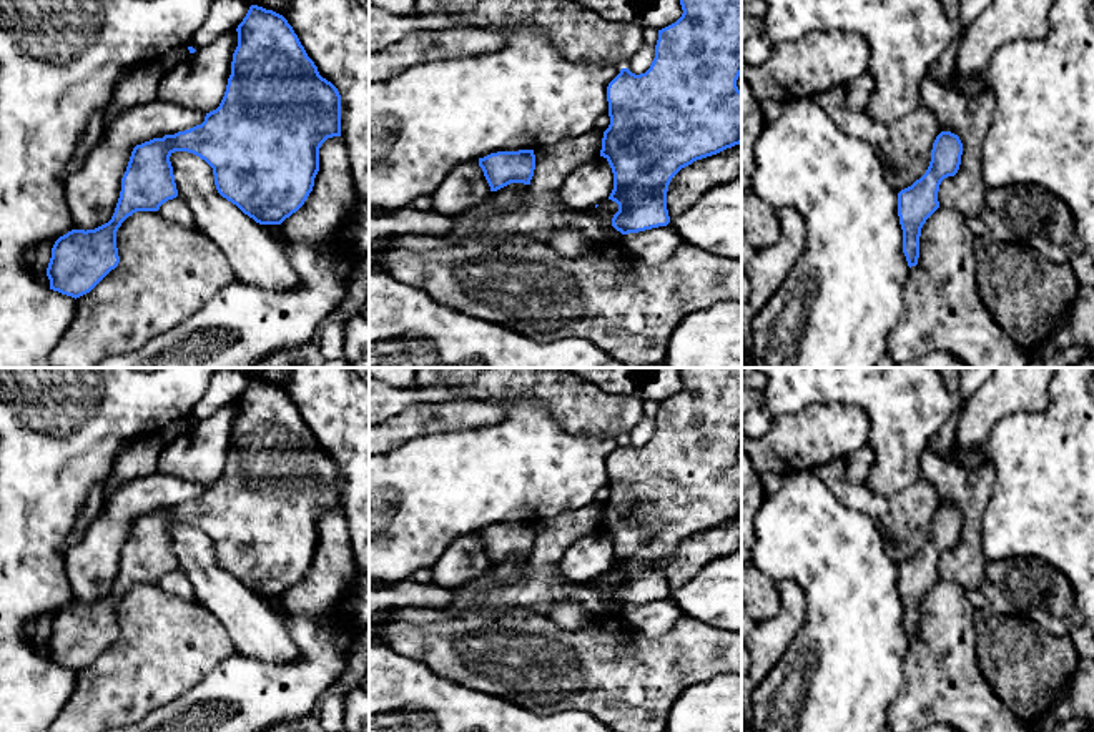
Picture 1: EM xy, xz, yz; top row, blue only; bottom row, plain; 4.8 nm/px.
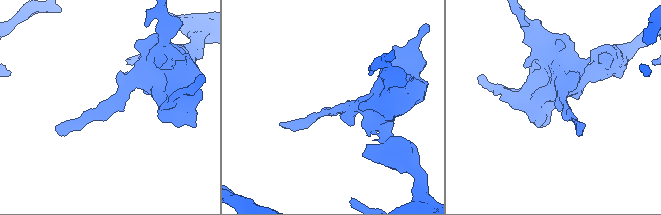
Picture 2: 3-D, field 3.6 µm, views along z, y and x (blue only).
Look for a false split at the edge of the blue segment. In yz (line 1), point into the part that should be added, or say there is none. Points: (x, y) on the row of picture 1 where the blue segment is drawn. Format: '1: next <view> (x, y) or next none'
1: next none

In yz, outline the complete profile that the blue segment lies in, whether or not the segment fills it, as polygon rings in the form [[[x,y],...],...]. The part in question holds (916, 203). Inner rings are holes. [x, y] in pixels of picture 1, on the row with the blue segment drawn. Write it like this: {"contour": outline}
{"contour": [[[941,131],[933,143],[931,161],[926,173],[898,193],[903,253],[909,268],[918,265],[921,228],[939,208],[939,185],[944,178],[958,173],[961,155],[963,143],[959,136],[951,131]]]}

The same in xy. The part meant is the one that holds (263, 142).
{"contour": [[[251,5],[236,32],[238,47],[219,106],[206,113],[201,125],[153,138],[133,148],[111,220],[95,230],[71,230],[55,241],[47,268],[50,289],[76,299],[90,293],[118,266],[116,231],[121,223],[136,211],[158,211],[163,203],[178,196],[170,161],[175,151],[188,151],[205,160],[213,168],[218,193],[259,225],[281,225],[304,205],[319,171],[321,145],[328,138],[341,136],[341,95],[331,82],[319,75],[318,67],[283,15]]]}

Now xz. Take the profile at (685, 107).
{"contour": [[[680,0],[680,5],[683,10],[682,17],[675,23],[658,30],[655,58],[650,68],[640,75],[632,73],[628,68],[622,68],[607,87],[610,125],[604,131],[600,156],[609,161],[614,173],[614,190],[609,200],[618,205],[618,211],[612,218],[612,226],[622,235],[667,226],[670,223],[667,191],[672,178],[693,161],[742,143],[742,92],[737,87],[737,80],[742,75],[742,0]]]}

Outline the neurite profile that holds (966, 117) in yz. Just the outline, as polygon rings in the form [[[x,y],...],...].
[[[928,75],[923,80],[919,105],[936,116],[941,131],[958,135],[963,143],[958,173],[939,185],[939,206],[954,208],[966,218],[979,216],[986,206],[988,191],[981,170],[981,151],[994,108],[991,88],[971,98]]]

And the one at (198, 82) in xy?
[[[233,30],[190,53],[160,78],[156,98],[200,113],[216,110],[226,92],[236,47],[238,32]]]

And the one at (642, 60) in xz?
[[[643,43],[638,53],[630,60],[625,68],[628,68],[635,75],[645,73],[650,68],[653,58],[655,45]]]

